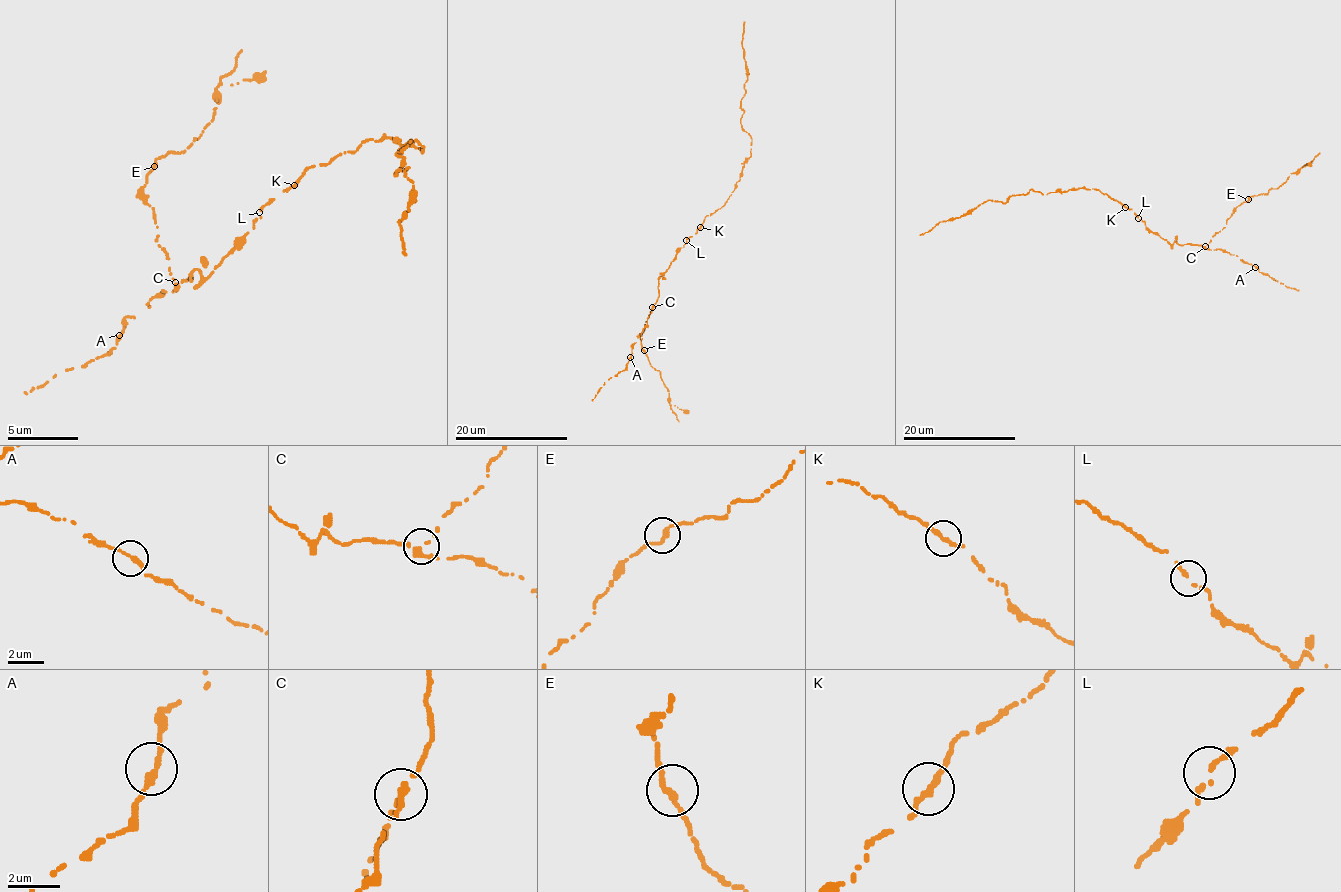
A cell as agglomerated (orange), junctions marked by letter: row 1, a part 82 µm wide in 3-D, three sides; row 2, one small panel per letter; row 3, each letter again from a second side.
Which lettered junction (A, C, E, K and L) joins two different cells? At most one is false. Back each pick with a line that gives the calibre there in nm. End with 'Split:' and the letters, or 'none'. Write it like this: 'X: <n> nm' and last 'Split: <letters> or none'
Split: none

